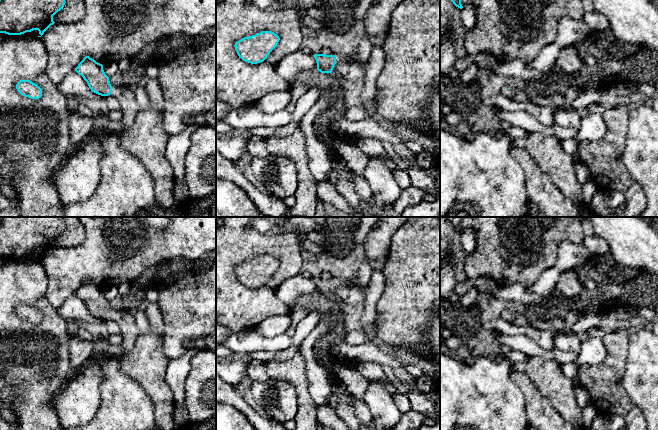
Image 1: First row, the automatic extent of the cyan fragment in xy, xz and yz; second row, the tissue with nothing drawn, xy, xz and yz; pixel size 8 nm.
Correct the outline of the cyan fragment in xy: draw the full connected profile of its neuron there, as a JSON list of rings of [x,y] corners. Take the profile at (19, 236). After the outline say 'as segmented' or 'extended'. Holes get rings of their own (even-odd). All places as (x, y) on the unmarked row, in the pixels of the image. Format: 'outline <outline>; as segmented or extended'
outline [[[2,217],[0,221],[0,257],[21,259],[38,254],[42,260],[55,246],[53,240],[63,233],[63,217]]]; as segmented

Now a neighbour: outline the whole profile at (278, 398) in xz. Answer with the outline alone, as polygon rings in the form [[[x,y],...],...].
[[[284,380],[254,381],[251,393],[257,404],[272,419],[285,423],[297,414],[297,394],[294,386]]]

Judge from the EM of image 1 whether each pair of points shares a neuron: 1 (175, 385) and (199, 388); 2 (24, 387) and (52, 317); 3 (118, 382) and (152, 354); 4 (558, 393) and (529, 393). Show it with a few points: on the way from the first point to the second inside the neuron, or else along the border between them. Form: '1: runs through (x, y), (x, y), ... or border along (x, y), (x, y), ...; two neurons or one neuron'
1: border along (191, 363), (191, 368), (185, 382), (186, 409); two neurons
2: runs through (35, 370), (35, 356), (46, 344), (50, 334); one neuron
3: border along (118, 359), (118, 366), (136, 381), (144, 391); two neurons
4: border along (526, 374), (537, 390), (556, 410); two neurons

